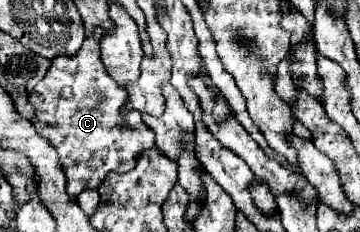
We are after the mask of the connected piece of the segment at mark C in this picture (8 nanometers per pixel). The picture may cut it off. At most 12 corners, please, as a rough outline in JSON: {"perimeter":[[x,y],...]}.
{"perimeter":[[96,32],[30,96],[70,196],[154,146]]}

